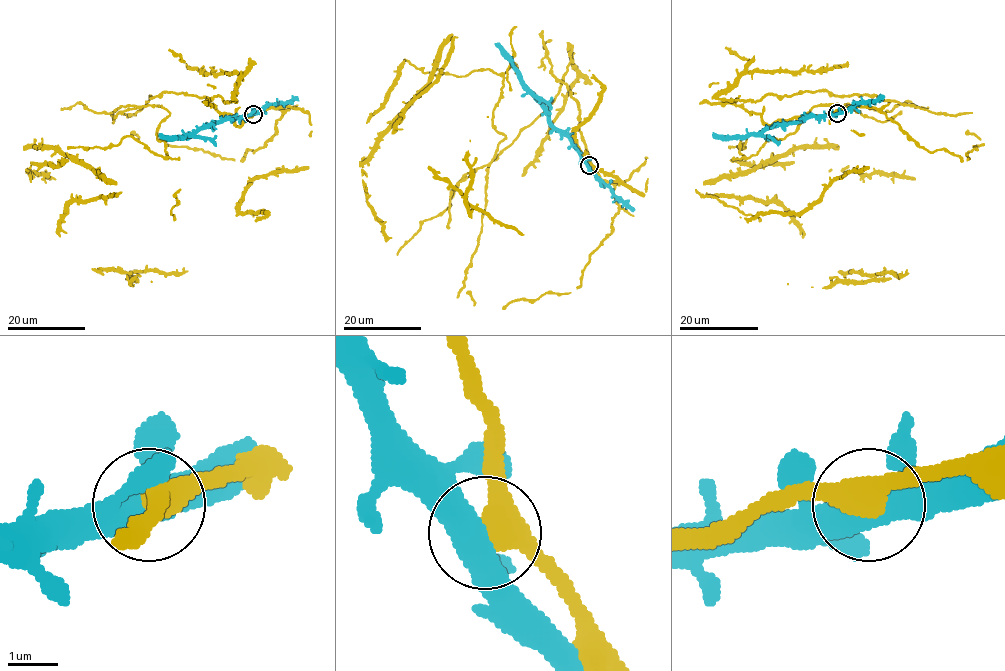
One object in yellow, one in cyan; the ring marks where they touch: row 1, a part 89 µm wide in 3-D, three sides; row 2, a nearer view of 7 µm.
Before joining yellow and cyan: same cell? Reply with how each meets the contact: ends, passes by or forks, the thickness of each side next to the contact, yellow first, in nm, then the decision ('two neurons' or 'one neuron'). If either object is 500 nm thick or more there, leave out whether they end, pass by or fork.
yellow passes by; cyan forks; calibres 440 and 400 nm; two neurons

